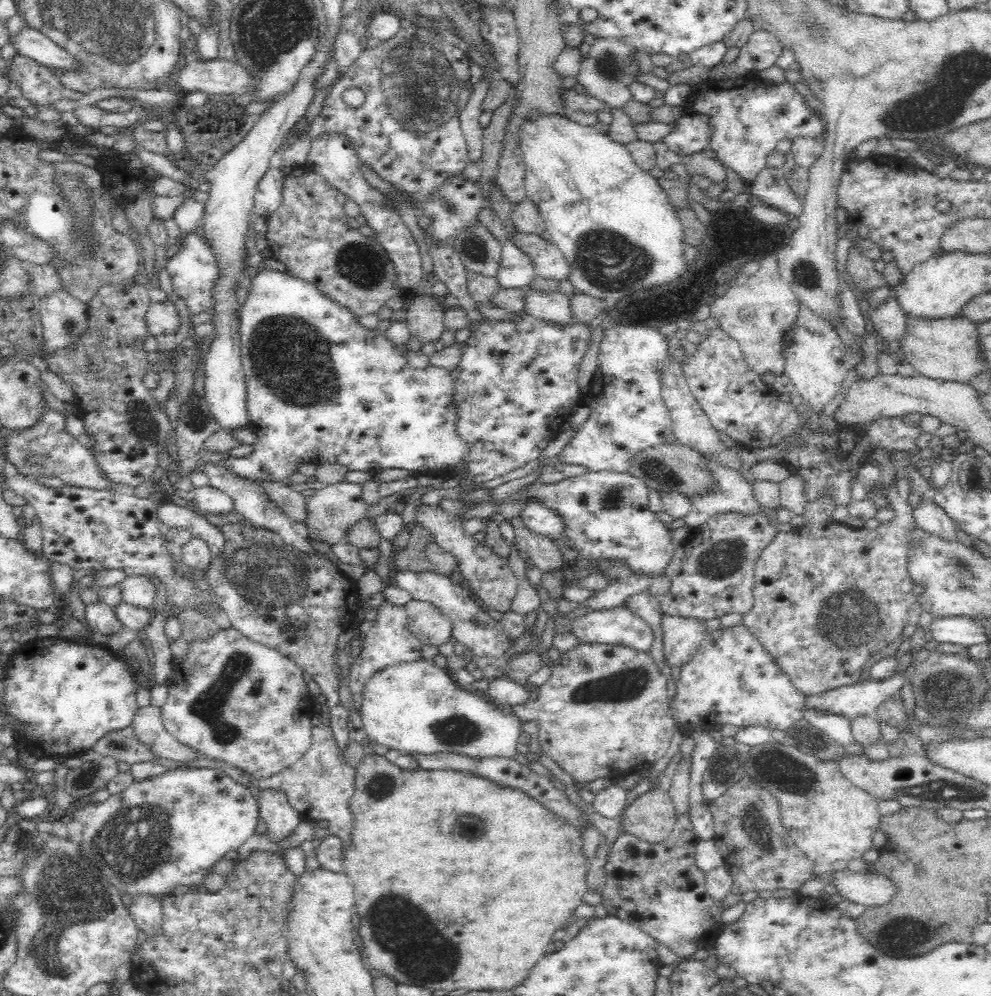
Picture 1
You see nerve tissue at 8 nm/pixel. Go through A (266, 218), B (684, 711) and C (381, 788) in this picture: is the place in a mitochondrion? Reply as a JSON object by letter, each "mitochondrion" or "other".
{"A":"other","B":"other","C":"mitochondrion"}

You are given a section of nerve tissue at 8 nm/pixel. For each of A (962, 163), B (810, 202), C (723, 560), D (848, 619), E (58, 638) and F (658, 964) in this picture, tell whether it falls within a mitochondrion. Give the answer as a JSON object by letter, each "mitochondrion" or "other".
{"A":"other","B":"other","C":"mitochondrion","D":"mitochondrion","E":"other","F":"other"}

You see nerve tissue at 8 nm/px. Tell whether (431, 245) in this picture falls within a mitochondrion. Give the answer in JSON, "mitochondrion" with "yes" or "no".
{"mitochondrion":"no"}

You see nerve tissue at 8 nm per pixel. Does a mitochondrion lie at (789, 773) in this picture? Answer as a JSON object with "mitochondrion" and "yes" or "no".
{"mitochondrion":"yes"}

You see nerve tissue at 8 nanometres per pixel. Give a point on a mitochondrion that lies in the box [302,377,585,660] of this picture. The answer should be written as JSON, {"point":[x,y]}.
{"point":[476,621]}

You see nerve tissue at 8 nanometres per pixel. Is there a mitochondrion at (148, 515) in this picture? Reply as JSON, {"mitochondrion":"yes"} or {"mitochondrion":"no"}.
{"mitochondrion":"no"}

